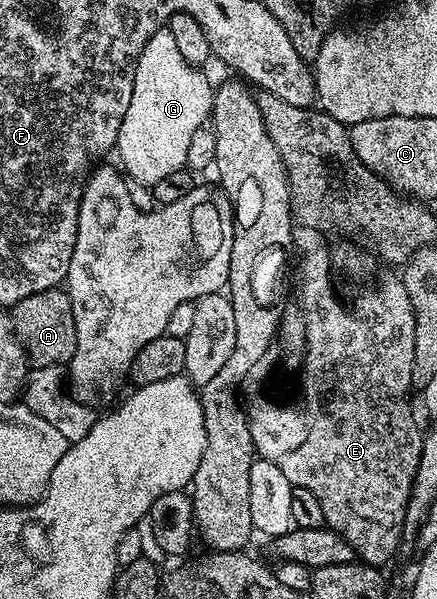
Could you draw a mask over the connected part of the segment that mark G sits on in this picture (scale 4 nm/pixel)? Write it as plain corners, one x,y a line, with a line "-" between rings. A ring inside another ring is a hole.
170,29
149,37
145,49
135,61
133,81
133,97
145,99
137,93
149,93
149,105
145,105
145,109
149,109
149,131
135,131
135,143
117,144
122,170
134,182
156,185
174,171
187,167
189,141
193,141
193,133
208,122
213,106
213,83
199,71
202,70
188,63
177,49
177,40

